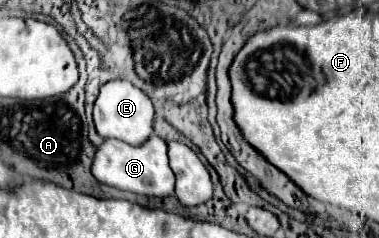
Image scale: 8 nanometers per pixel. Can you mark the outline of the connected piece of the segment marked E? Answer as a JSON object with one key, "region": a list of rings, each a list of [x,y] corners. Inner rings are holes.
{"region":[[[107,81],[101,91],[99,97],[95,101],[93,107],[93,121],[97,127],[97,133],[105,139],[121,139],[129,145],[141,145],[149,135],[153,135],[153,103],[151,99],[137,89],[135,85],[131,85],[129,81]]]}

